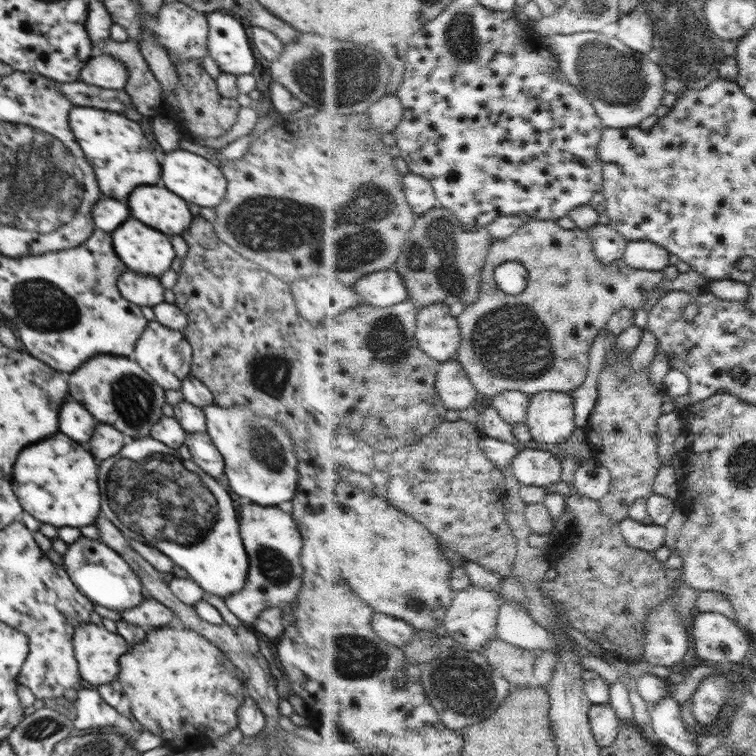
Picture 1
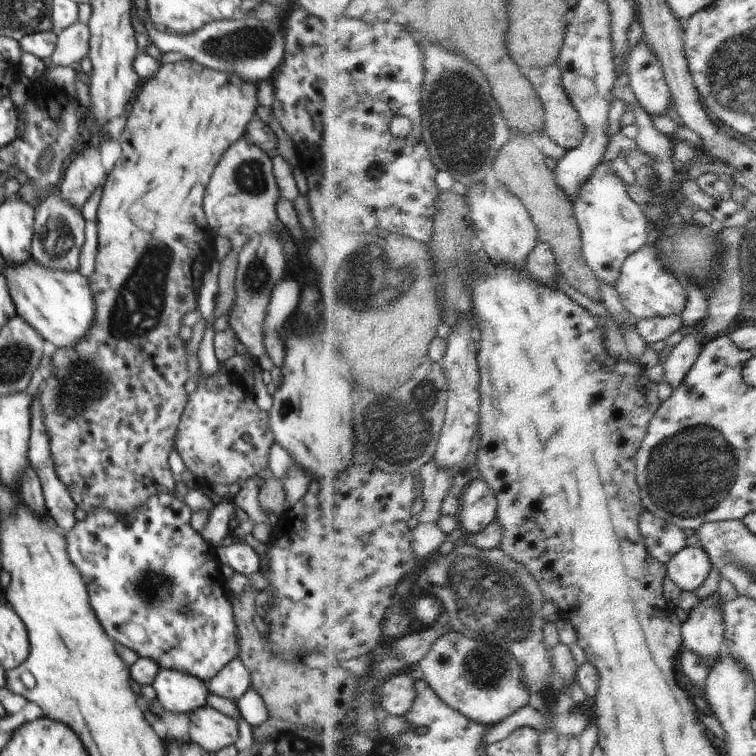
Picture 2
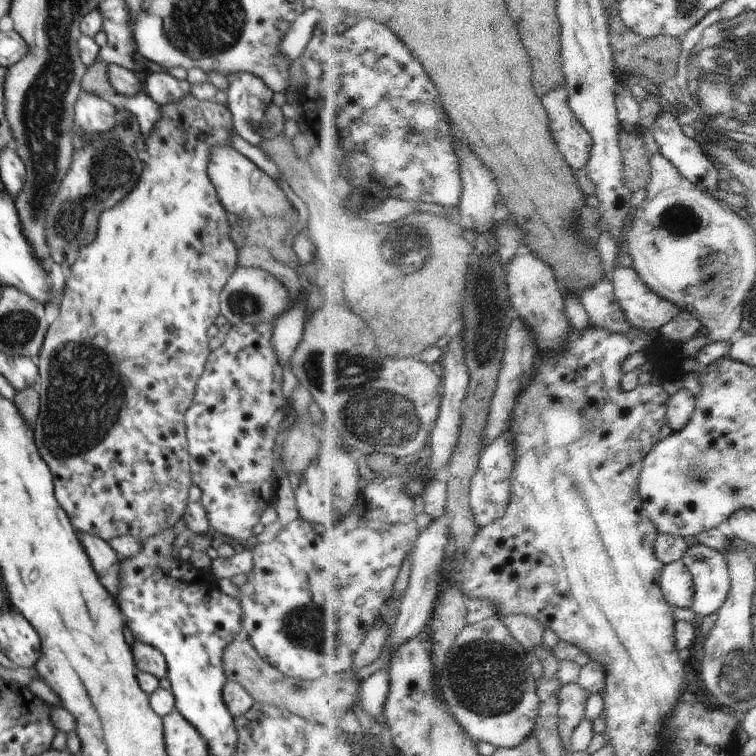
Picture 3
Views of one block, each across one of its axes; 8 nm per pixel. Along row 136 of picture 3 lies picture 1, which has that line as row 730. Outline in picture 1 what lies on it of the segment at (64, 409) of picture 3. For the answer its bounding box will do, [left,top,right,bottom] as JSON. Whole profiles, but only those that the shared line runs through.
[117,627,248,740]

